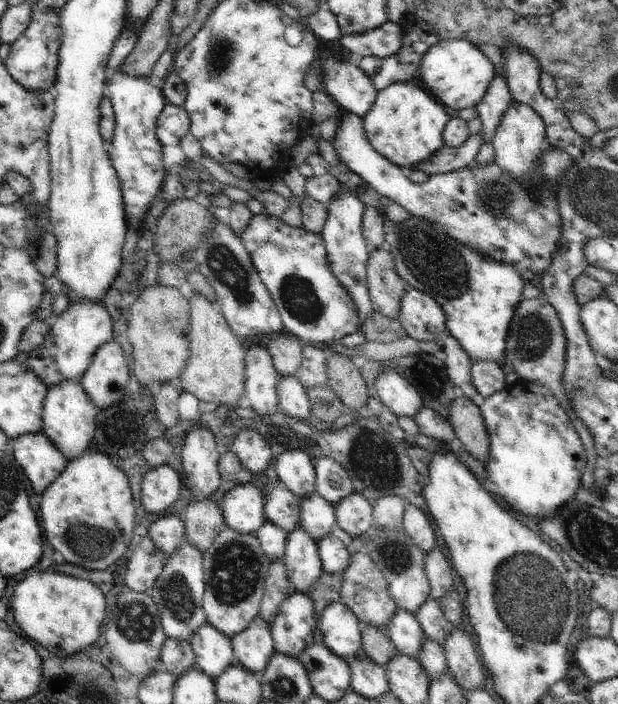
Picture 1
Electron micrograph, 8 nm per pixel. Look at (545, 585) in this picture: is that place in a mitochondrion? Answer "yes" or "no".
yes

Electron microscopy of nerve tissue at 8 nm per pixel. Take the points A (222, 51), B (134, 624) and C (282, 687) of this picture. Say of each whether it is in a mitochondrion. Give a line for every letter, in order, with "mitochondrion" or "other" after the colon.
A: mitochondrion
B: mitochondrion
C: mitochondrion

